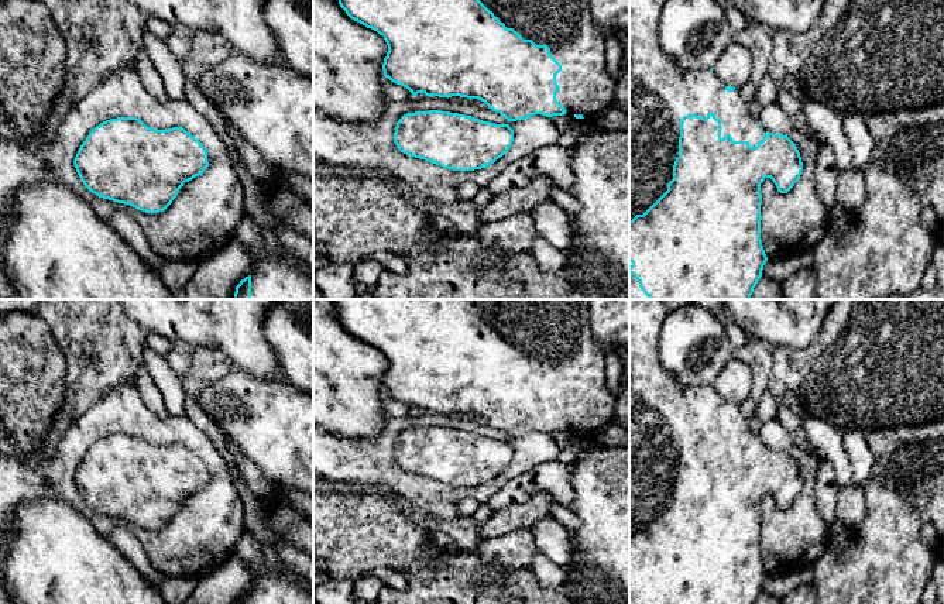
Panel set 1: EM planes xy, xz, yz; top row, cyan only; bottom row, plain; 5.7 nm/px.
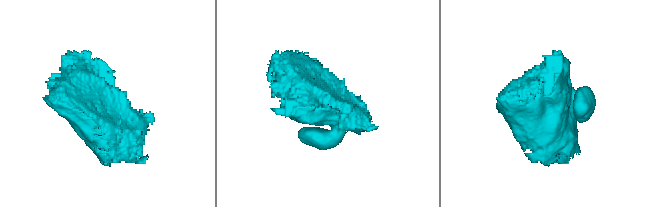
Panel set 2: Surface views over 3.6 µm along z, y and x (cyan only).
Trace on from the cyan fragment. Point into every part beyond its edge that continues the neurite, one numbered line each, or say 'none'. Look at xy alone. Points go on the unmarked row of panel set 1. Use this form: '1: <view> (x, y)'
1: xy (281, 584)

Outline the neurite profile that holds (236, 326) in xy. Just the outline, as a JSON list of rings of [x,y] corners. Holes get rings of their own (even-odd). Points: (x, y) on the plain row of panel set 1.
[[[119,299],[126,315],[145,333],[154,332],[178,346],[222,350],[236,368],[262,380],[284,380],[264,332],[267,312],[279,299]]]

